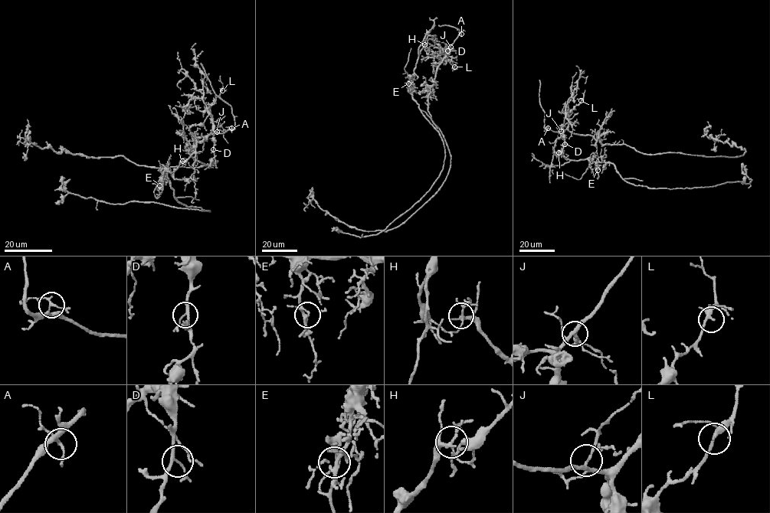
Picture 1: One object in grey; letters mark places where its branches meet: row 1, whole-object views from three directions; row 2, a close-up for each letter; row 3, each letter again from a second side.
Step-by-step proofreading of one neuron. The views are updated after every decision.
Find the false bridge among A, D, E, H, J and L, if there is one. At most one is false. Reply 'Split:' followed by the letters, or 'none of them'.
Split: H

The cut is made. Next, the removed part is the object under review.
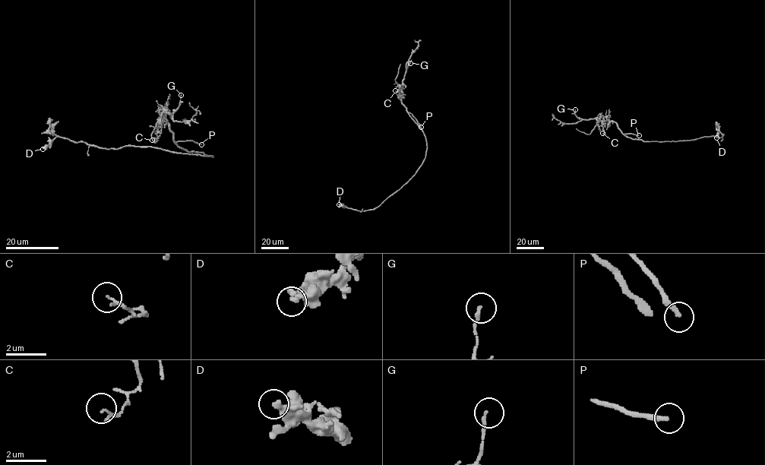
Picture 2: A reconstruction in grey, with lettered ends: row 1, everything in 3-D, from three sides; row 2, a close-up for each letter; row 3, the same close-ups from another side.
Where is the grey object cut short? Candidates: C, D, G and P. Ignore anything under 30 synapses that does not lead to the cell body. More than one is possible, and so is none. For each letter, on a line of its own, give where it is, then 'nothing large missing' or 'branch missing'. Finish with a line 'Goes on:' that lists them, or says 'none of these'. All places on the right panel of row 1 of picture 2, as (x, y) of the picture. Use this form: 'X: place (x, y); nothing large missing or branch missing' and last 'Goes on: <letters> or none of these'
C: place (602, 133); nothing large missing
D: place (716, 137); nothing large missing
G: place (575, 109); nothing large missing
P: place (639, 135); branch missing
Goes on: P

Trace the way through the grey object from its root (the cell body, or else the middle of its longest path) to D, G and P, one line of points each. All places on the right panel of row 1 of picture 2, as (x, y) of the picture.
D: (655, 141), (690, 140), (704, 137), (721, 137), (723, 134), (719, 131), (716, 137)
G: (655, 141), (627, 137), (613, 121), (580, 118), (574, 113), (575, 109)
P: (655, 141), (632, 139), (624, 134), (639, 135)

